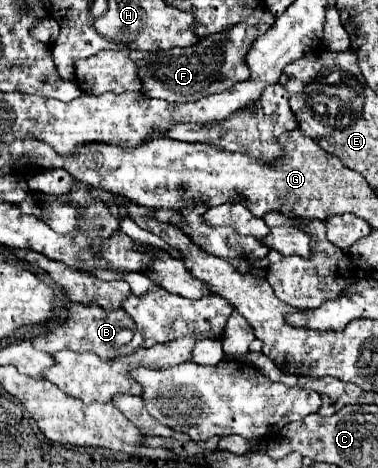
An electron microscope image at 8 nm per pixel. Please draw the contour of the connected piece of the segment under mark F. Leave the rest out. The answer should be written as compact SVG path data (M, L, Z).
M240 23L232 29L226 29L216 35L204 37L200 43L192 47L174 47L168 51L156 51L148 61L138 61L138 77L142 79L142 93L150 99L164 99L170 103L188 103L194 99L202 99L212 93L228 91L234 83L246 81L250 71L244 63L246 51L250 51L254 39L266 29L266 23L250 25Z

